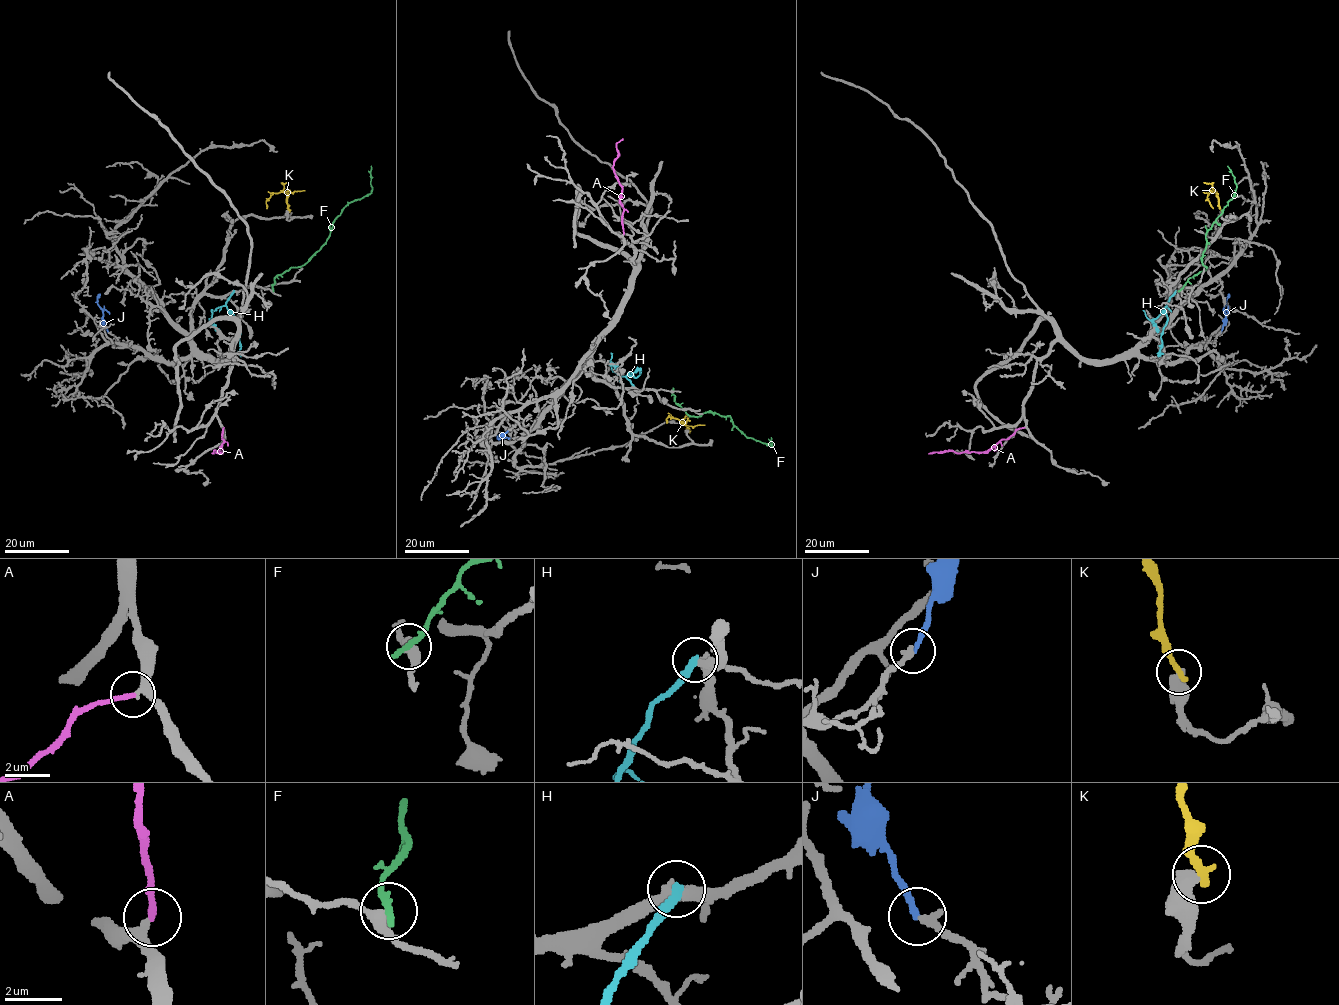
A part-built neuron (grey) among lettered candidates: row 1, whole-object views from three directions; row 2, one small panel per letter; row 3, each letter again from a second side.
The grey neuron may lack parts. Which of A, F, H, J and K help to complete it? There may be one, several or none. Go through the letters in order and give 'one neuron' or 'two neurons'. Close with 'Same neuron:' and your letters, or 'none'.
A: one neuron
F: two neurons
H: two neurons
J: one neuron
K: two neurons
Same neuron: A, J

